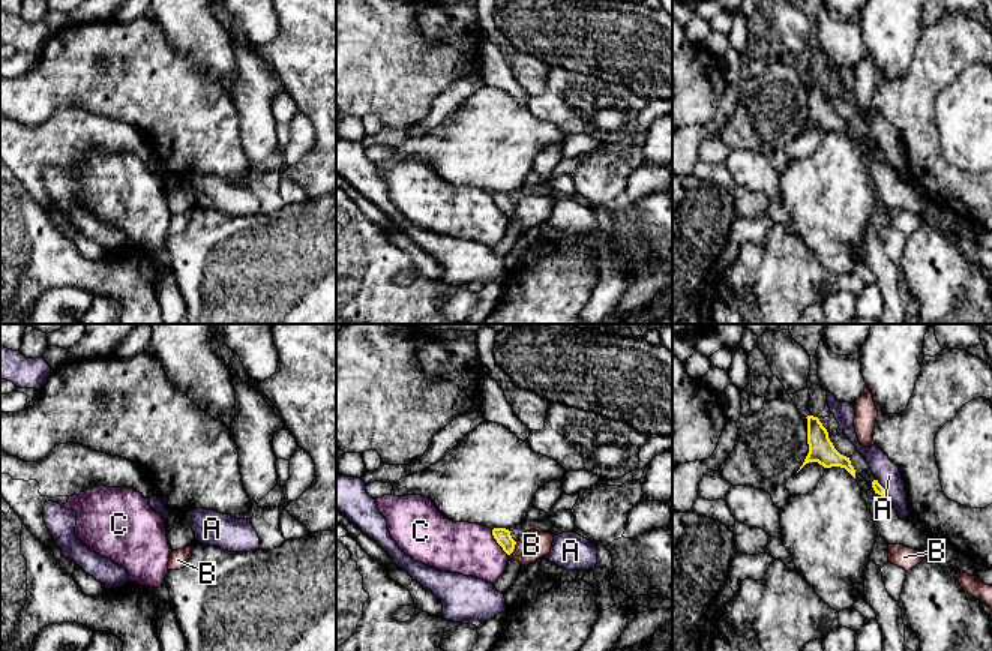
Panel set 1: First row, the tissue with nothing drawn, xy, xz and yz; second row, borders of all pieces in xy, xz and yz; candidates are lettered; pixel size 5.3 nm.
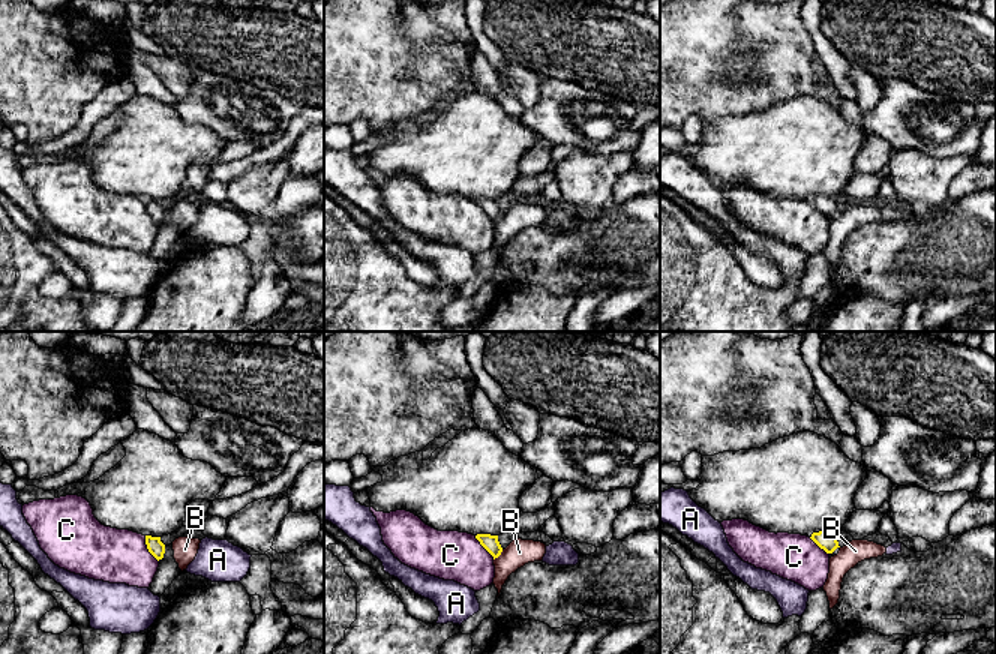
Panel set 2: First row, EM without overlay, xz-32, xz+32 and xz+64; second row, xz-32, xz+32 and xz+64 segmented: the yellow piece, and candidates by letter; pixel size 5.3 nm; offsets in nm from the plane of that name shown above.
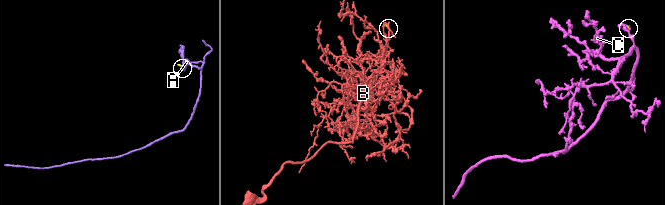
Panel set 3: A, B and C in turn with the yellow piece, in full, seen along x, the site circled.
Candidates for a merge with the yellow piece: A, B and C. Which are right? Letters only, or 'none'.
none

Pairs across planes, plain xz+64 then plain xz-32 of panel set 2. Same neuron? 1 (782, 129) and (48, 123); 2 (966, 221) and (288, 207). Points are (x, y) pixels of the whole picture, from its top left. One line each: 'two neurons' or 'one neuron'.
1: two neurons
2: two neurons

